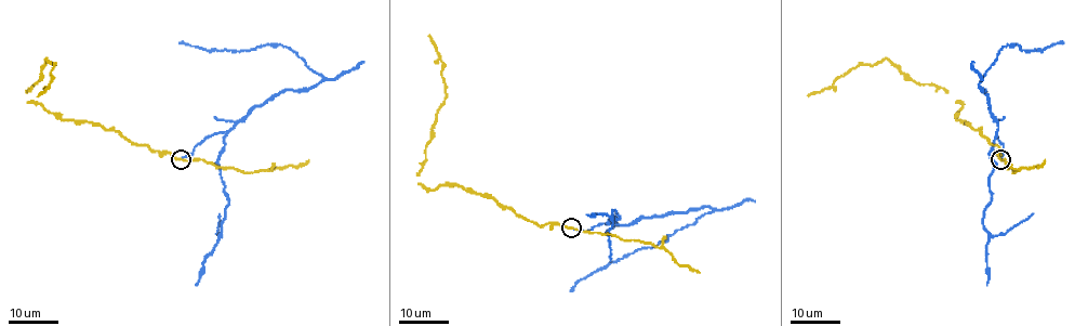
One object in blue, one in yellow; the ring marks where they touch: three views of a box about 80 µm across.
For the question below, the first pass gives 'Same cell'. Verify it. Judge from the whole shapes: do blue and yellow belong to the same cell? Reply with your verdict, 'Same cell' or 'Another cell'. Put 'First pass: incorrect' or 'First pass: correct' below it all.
Another cell
First pass: incorrect

